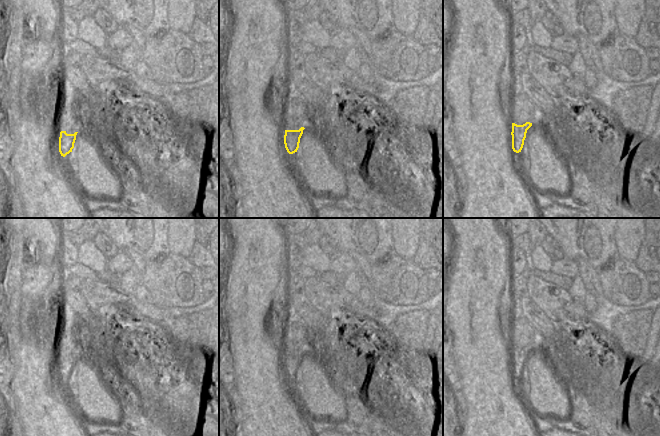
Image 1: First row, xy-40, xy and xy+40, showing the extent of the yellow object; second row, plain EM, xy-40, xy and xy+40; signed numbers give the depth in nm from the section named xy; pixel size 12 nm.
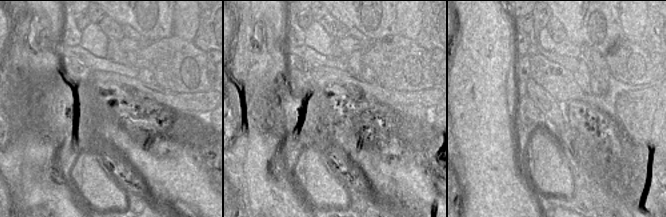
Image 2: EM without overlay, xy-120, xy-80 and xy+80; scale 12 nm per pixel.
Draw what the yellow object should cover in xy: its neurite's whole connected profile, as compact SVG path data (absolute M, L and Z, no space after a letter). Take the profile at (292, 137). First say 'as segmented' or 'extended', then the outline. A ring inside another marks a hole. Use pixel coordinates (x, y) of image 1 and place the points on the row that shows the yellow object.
extended; M303 98L287 99L283 122L284 144L289 154L297 152L303 130L314 118L315 113L312 106L309 106Z

